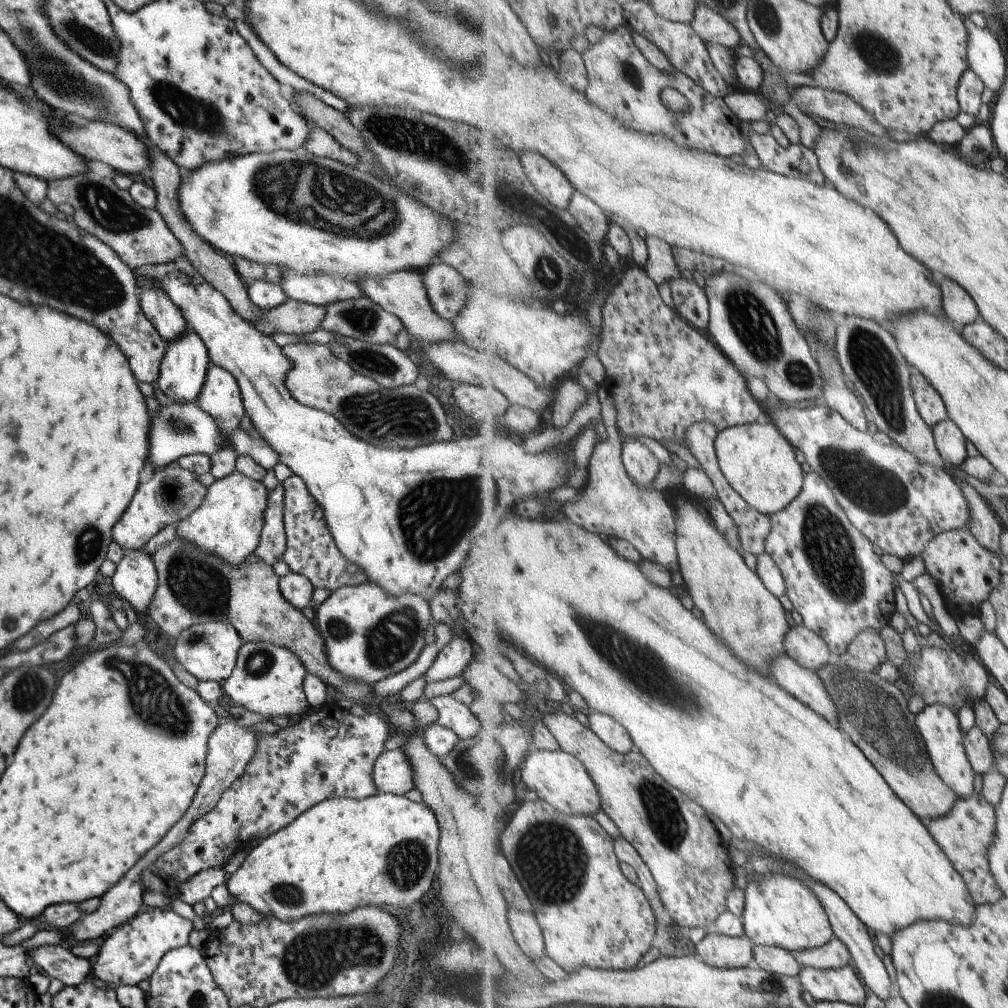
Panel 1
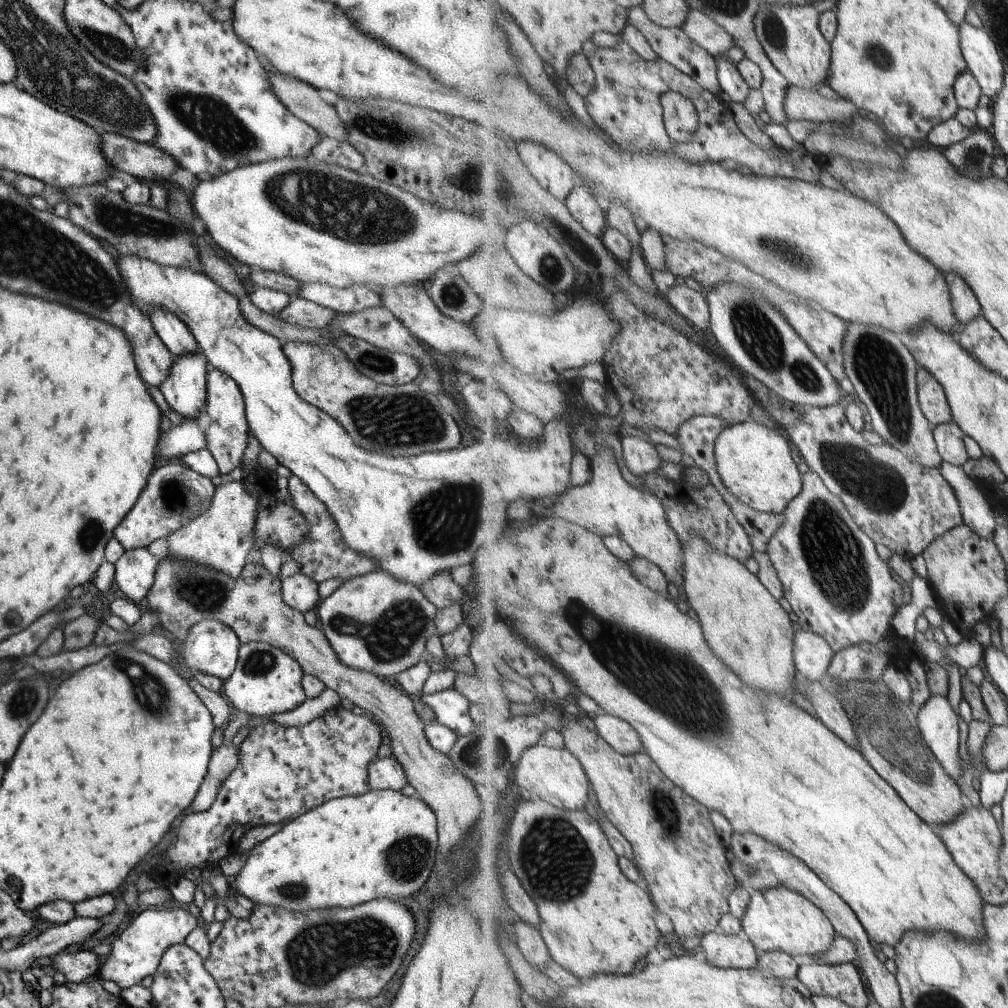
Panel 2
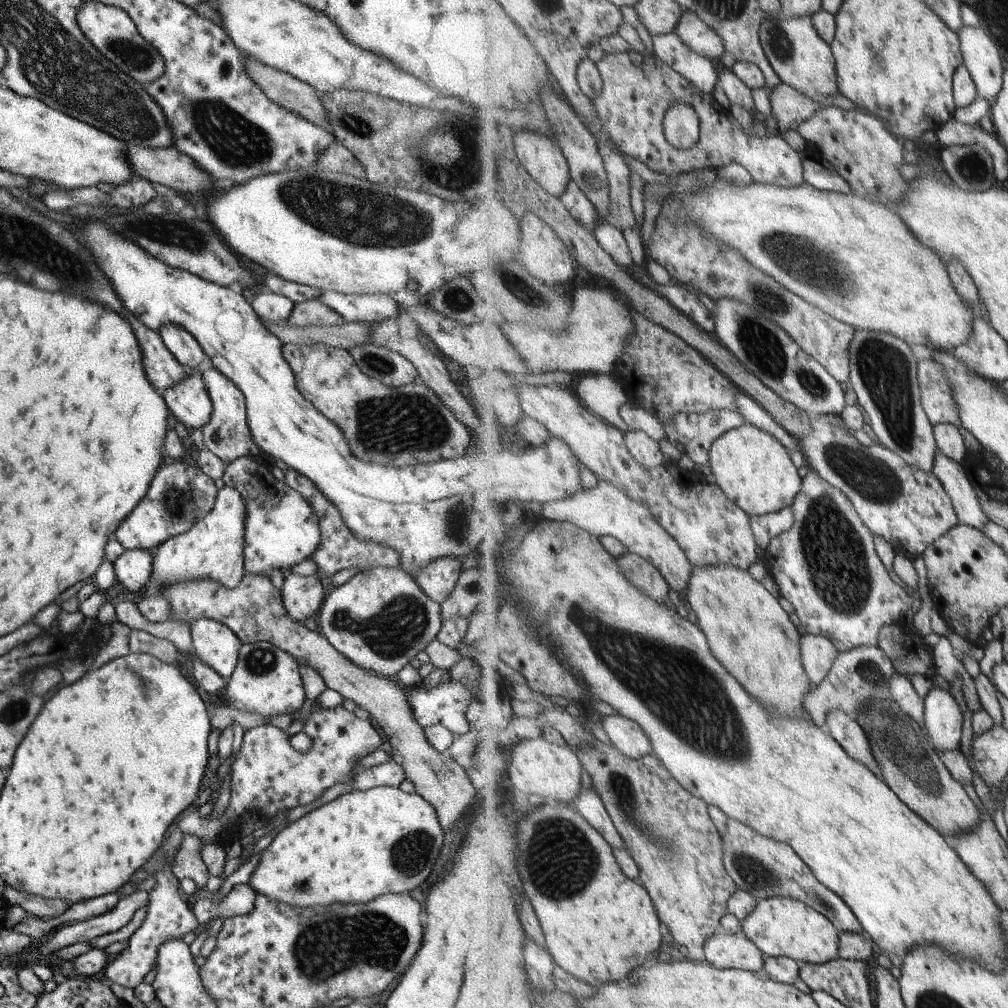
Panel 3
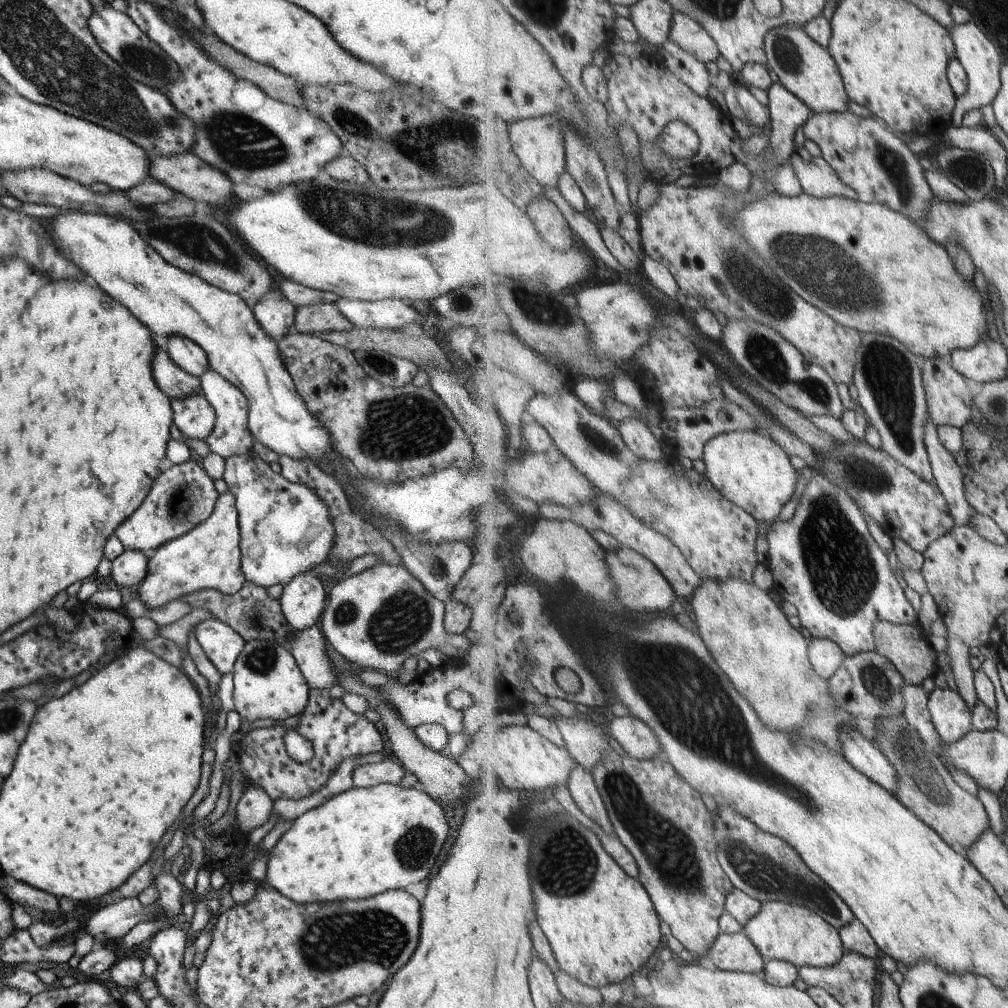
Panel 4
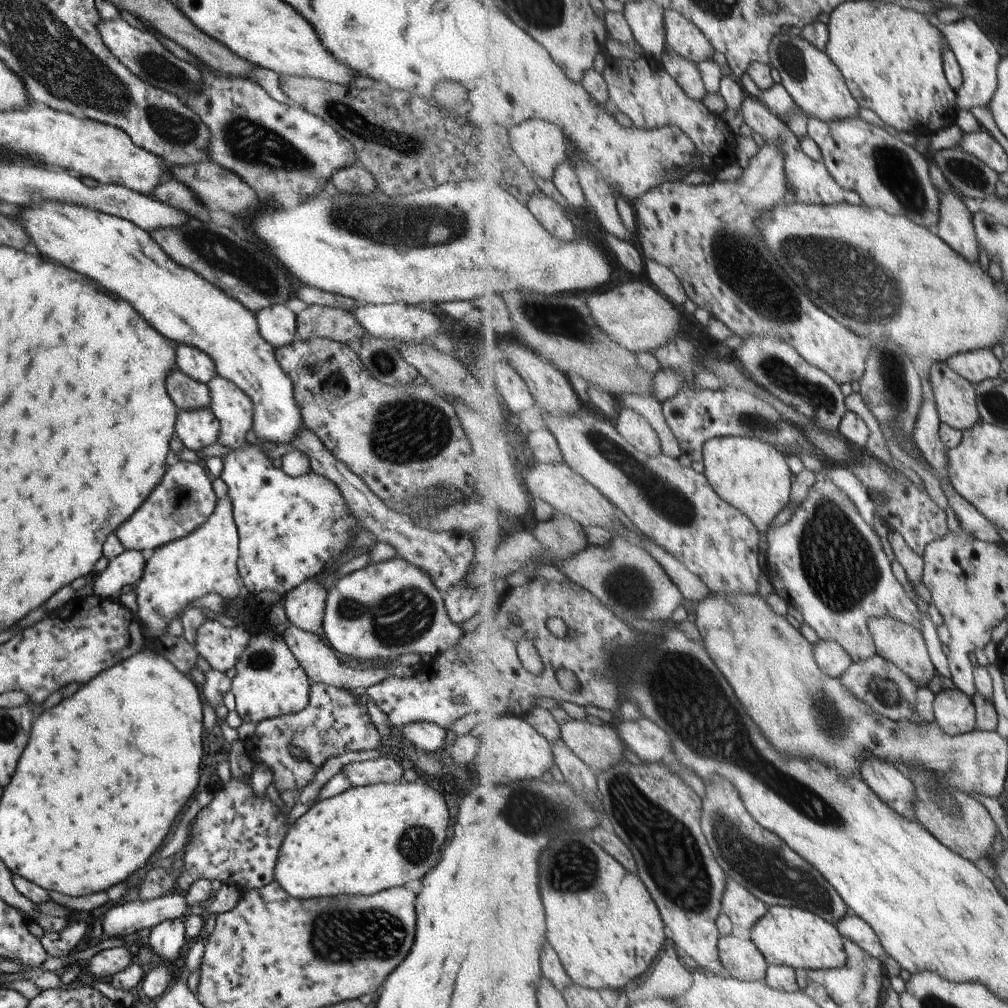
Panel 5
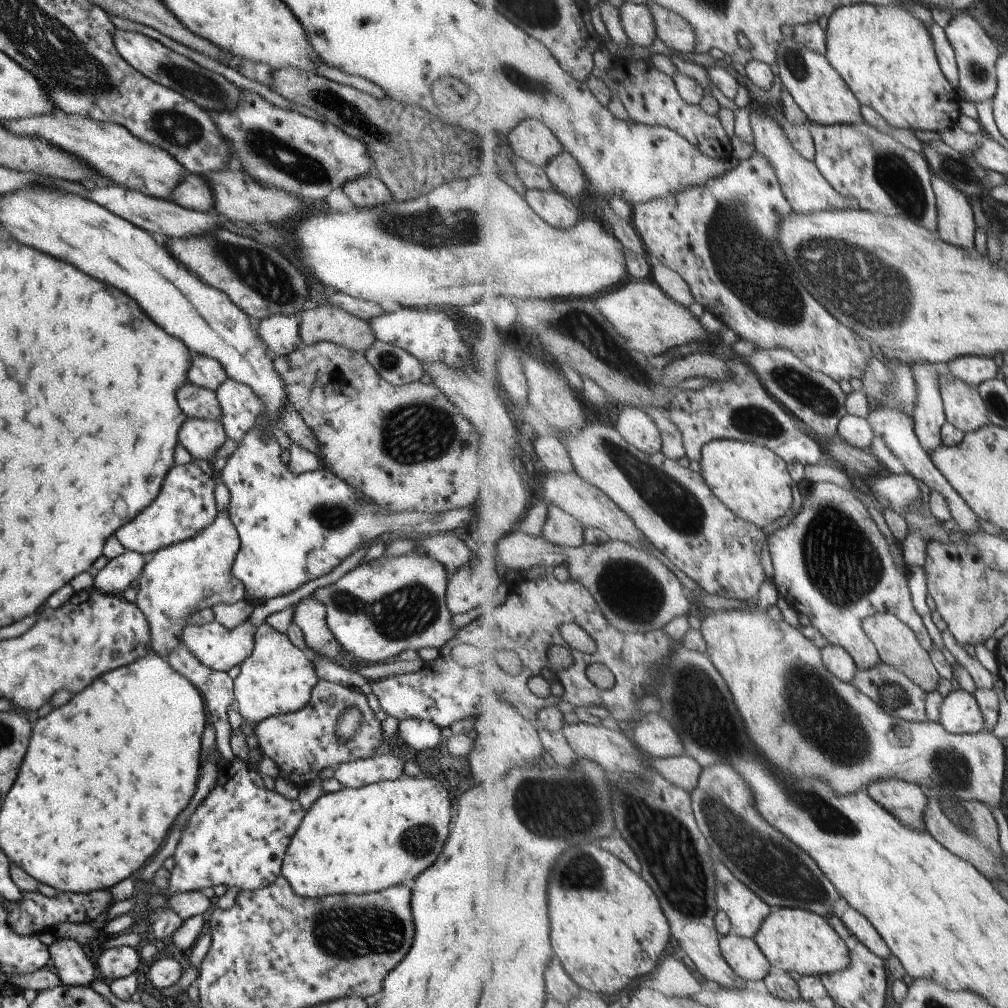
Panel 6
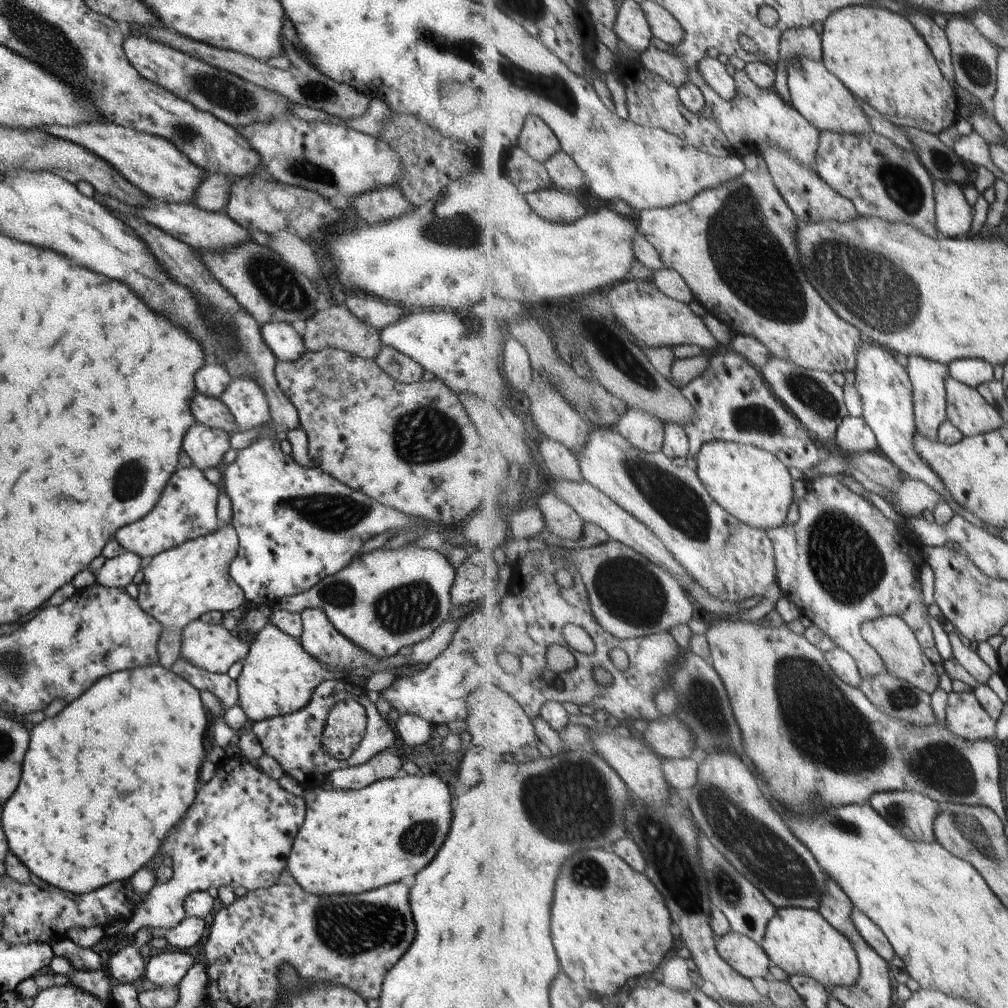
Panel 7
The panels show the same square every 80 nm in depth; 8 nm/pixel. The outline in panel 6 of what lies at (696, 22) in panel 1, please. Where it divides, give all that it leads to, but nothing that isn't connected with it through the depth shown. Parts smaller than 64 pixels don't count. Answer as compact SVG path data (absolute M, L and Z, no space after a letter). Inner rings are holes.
M647 2L647 6L654 16L658 38L667 47L679 53L696 52L696 32L682 16L654 2Z

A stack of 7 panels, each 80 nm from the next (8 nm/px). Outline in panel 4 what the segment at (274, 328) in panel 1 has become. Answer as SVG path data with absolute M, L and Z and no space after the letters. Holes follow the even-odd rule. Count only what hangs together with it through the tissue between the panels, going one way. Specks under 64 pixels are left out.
M333 303L297 307L294 311L292 331L297 334L317 336L320 332L350 331L353 328Z

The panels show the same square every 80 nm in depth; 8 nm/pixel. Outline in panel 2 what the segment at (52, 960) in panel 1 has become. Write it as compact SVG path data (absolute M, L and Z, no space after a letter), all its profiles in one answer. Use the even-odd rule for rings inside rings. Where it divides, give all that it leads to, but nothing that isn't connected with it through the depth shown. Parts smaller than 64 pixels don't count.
M61 951L53 956L53 963L46 969L54 973L60 971L67 981L76 983L85 981L91 975L96 974L100 967L102 957L98 957L92 951Z

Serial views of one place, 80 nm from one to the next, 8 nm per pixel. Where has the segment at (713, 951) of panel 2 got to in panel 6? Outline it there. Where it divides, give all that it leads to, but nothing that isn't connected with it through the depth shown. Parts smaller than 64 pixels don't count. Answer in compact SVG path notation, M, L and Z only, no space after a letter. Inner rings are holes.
M731 932L721 936L720 945L727 962L744 980L764 980L773 967L755 938Z

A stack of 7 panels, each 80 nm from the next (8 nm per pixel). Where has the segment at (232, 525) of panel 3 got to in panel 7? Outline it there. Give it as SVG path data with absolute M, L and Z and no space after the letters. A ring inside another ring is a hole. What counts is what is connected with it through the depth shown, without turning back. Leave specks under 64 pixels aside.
M220 523L220 527L210 535L188 540L179 546L155 555L143 571L143 580L137 585L136 597L139 608L160 624L161 634L158 640L157 654L159 666L168 671L180 657L180 632L192 620L202 618L205 614L219 615L231 612L239 606L246 606L243 591L229 576L228 566L235 558L238 549L238 538L230 524Z

